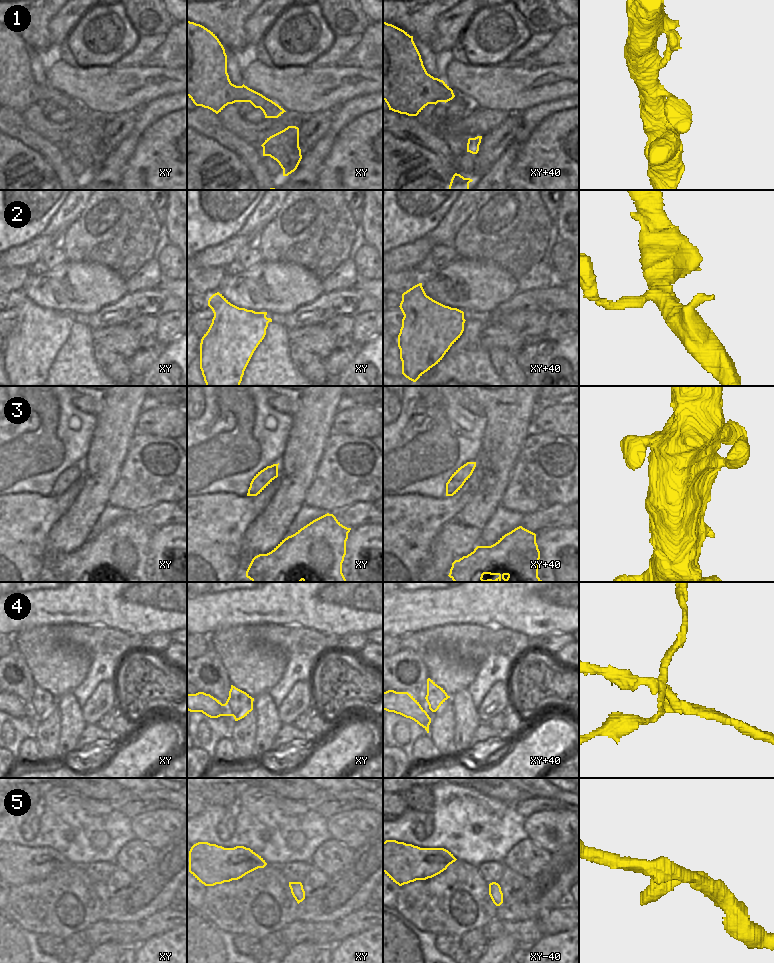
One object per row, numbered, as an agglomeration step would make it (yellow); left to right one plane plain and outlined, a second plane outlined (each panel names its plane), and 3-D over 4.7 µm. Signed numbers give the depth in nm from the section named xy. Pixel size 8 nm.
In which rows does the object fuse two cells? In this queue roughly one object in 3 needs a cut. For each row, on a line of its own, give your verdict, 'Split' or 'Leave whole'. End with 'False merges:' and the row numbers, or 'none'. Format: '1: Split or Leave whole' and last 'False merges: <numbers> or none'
1: Leave whole
2: Leave whole
3: Leave whole
4: Split
5: Leave whole
False merges: 4

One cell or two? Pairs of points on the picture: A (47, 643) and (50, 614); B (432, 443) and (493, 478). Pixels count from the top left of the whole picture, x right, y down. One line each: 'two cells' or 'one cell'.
A: two cells
B: two cells

